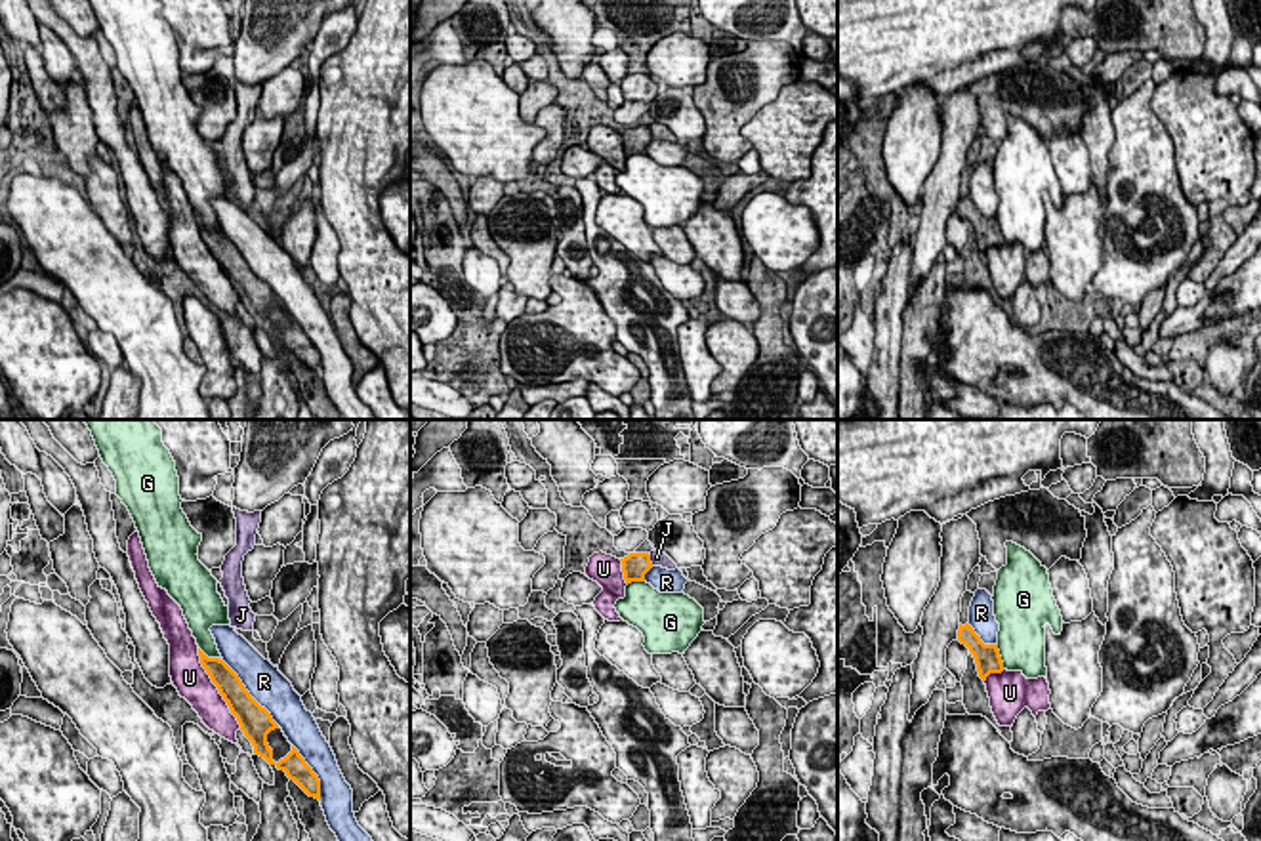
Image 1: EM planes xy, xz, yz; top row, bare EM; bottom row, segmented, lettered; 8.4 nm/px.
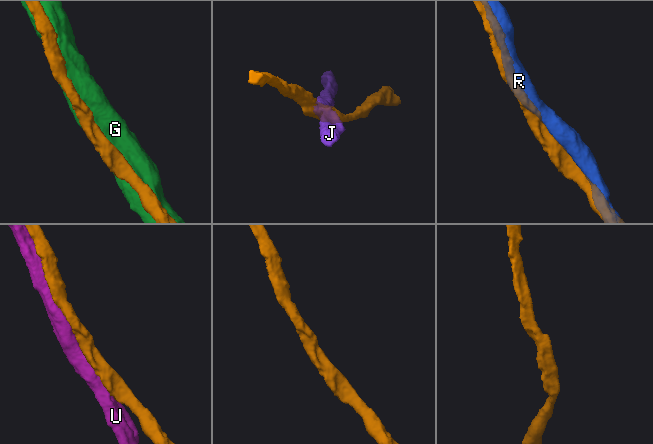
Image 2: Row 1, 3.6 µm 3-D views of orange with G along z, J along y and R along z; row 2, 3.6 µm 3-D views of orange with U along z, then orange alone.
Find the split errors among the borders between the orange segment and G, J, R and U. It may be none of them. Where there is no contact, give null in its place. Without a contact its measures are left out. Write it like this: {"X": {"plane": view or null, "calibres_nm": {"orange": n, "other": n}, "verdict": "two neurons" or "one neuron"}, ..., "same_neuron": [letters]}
{"G": {"plane": "yz", "calibres_nm": {"orange": 220, "other": 420}, "verdict": "two neurons"}, "J": {"plane": "xz", "calibres_nm": {"orange": 220, "other": 130}, "verdict": "two neurons"}, "R": {"plane": "xy", "calibres_nm": {"orange": 280, "other": 320}, "verdict": "two neurons"}, "U": {"plane": "xy", "calibres_nm": {"orange": 220, "other": 300}, "verdict": "two neurons"}, "same_neuron": []}

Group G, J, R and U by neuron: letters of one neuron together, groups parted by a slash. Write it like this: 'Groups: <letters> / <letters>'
Groups: G R / J / U

